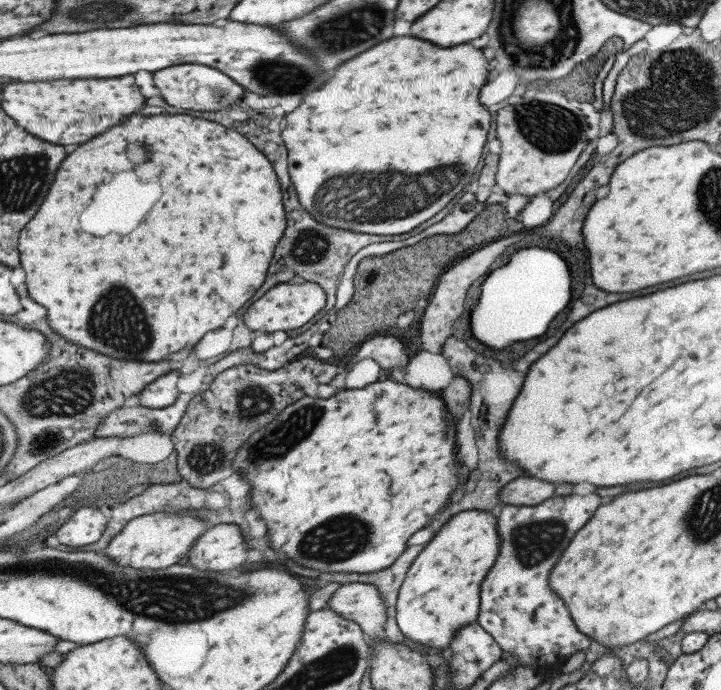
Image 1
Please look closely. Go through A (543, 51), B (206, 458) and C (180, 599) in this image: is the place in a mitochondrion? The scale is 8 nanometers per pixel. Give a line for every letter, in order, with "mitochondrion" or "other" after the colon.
A: mitochondrion
B: mitochondrion
C: mitochondrion

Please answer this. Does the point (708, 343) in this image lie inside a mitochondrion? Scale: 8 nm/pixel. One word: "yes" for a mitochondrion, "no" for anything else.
no

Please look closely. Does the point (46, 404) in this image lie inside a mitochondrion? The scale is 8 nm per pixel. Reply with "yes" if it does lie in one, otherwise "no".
yes

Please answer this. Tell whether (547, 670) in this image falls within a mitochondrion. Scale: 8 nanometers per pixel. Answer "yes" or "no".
no

